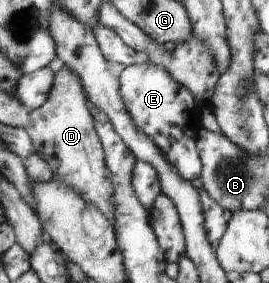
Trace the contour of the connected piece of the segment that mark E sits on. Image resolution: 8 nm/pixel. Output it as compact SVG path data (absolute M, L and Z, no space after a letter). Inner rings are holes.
M151 62L127 65L118 79L119 94L134 125L157 145L157 148L164 153L164 157L176 168L179 176L191 182L197 189L202 204L207 240L211 243L211 248L216 250L228 222L225 221L226 212L222 206L219 206L202 188L203 183L200 179L202 164L196 145L197 135L202 127L199 118L200 106L195 104L195 98L187 88L171 78L163 67Z

